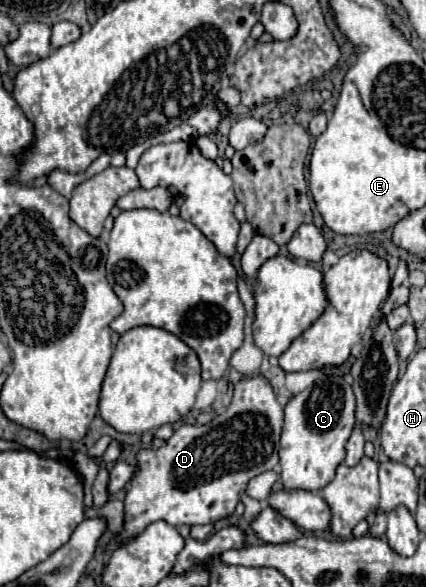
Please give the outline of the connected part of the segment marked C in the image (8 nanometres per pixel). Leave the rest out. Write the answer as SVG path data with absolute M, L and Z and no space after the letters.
M323 376L285 406L281 434L281 478L287 490L319 490L331 482L335 468L343 462L343 448L355 424L355 396L341 376Z

